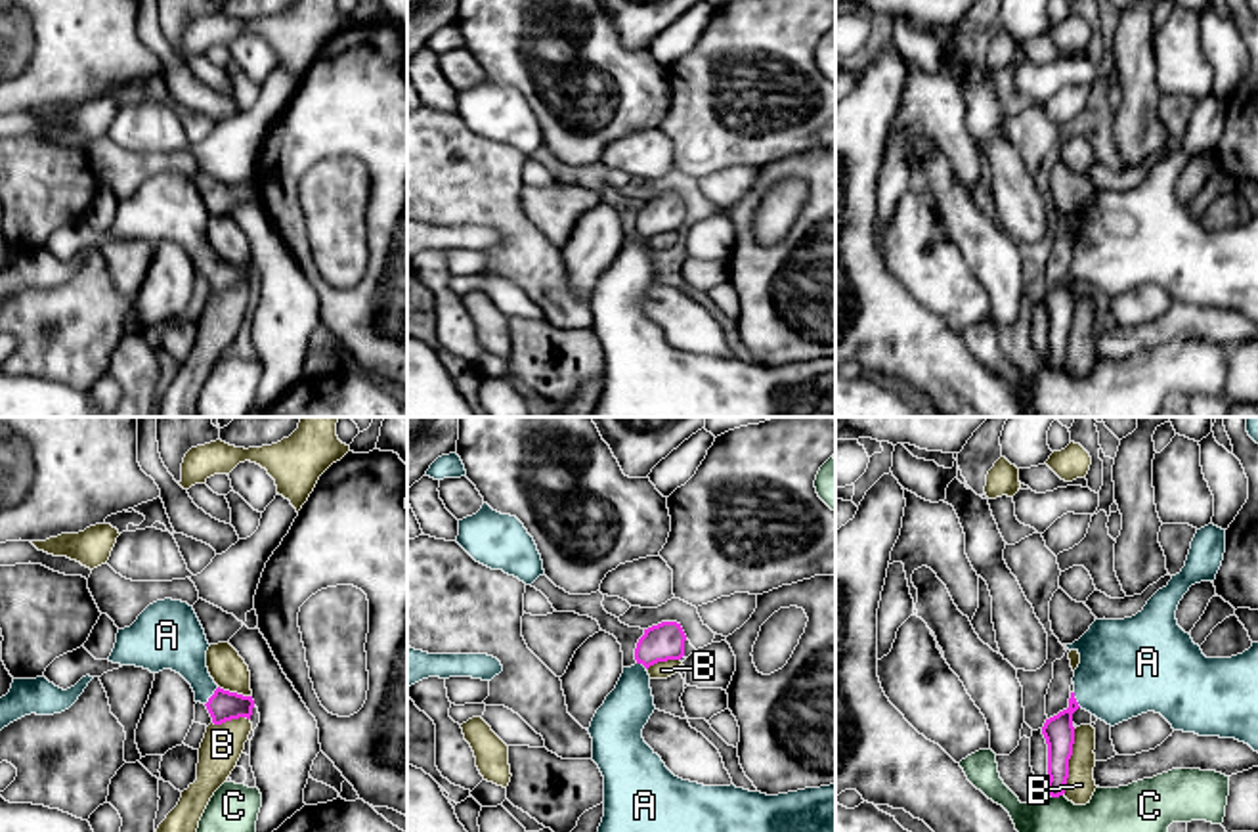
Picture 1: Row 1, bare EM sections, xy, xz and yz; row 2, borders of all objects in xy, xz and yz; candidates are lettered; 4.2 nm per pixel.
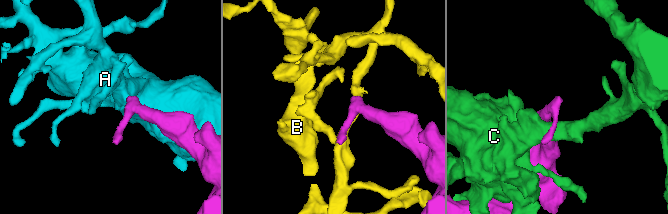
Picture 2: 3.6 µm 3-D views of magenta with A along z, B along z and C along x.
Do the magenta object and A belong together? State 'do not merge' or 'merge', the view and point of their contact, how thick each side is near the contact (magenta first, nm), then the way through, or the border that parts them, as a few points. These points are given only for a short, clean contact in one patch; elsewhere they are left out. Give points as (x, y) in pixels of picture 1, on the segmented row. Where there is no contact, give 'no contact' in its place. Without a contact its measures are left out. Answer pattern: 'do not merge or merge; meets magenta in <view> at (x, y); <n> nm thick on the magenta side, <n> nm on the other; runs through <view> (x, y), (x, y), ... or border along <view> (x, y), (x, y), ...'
merge; meets magenta in xy at (211, 697); 130 nm thick on the magenta side, 220 nm on the other; runs through xy (222, 706), (211, 697), (182, 645)

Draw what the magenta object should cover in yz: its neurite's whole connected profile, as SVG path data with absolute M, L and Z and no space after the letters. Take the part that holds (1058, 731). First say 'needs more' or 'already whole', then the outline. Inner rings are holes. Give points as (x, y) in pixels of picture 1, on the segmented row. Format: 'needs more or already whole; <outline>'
needs more; M1208 524L1197 530L1185 566L1172 576L1132 618L1097 620L1069 650L1080 654L1069 708L1046 719L1042 734L1048 744L1048 794L1065 794L1073 755L1073 713L1082 708L1115 727L1147 712L1160 713L1174 731L1199 736L1235 738L1258 752L1258 643L1231 658L1206 658L1176 620L1176 610L1191 585L1214 581L1225 553L1225 530Z

